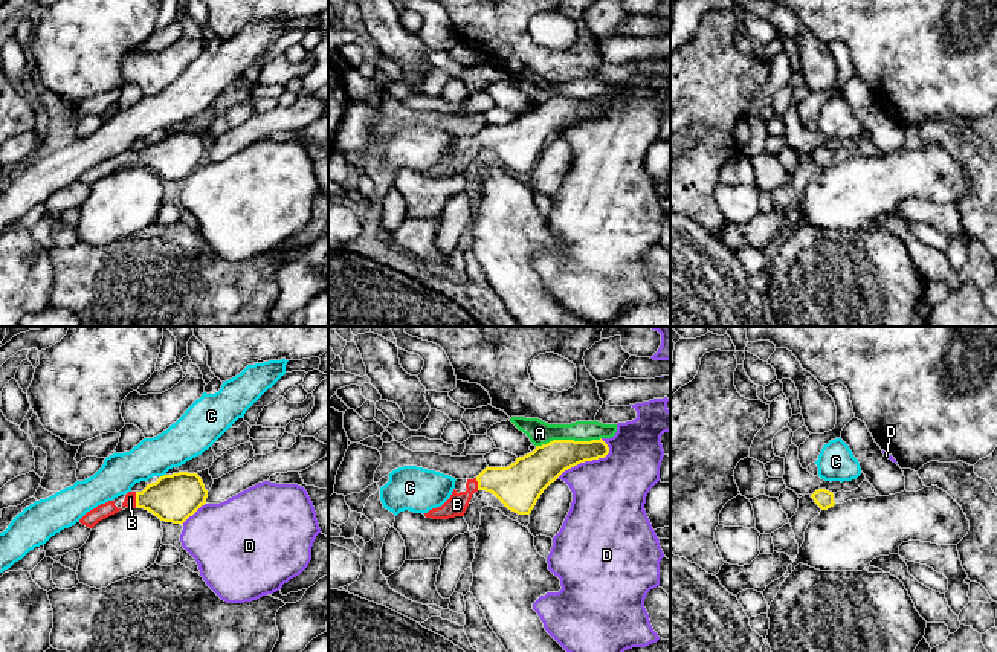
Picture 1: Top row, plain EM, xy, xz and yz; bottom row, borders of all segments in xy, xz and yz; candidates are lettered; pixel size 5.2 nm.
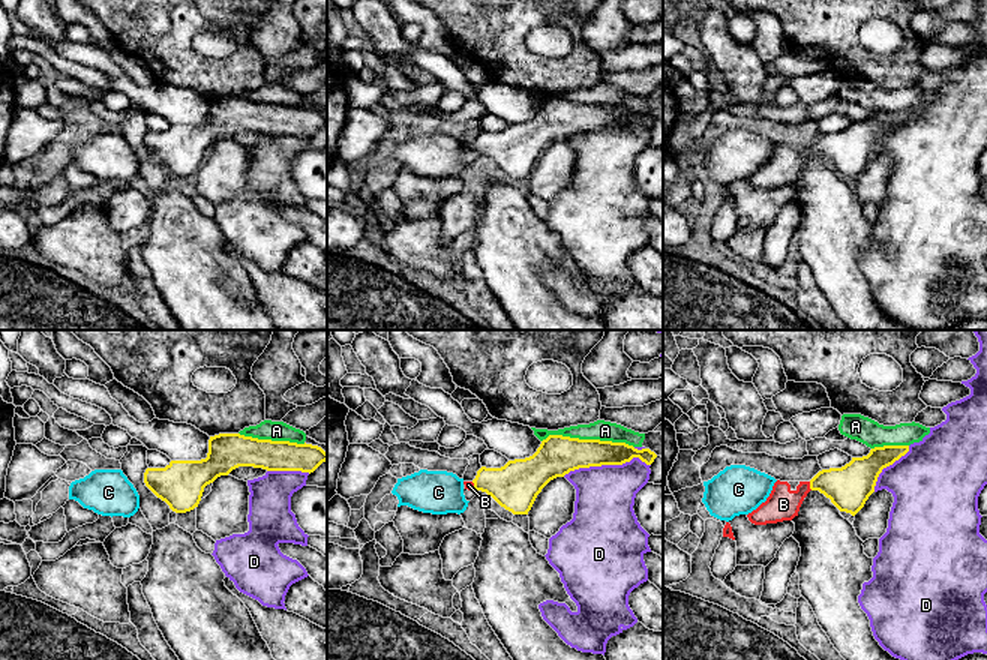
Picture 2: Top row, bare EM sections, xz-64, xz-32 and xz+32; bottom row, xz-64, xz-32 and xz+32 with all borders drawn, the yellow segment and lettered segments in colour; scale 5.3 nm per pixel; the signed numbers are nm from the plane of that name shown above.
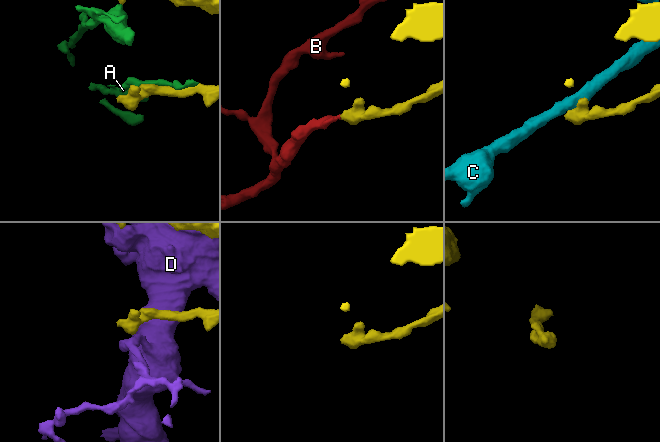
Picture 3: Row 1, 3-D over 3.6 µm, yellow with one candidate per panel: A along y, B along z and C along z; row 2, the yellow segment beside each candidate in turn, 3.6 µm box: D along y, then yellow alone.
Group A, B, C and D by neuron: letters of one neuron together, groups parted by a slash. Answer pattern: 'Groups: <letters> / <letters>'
Groups: A / B / C / D

